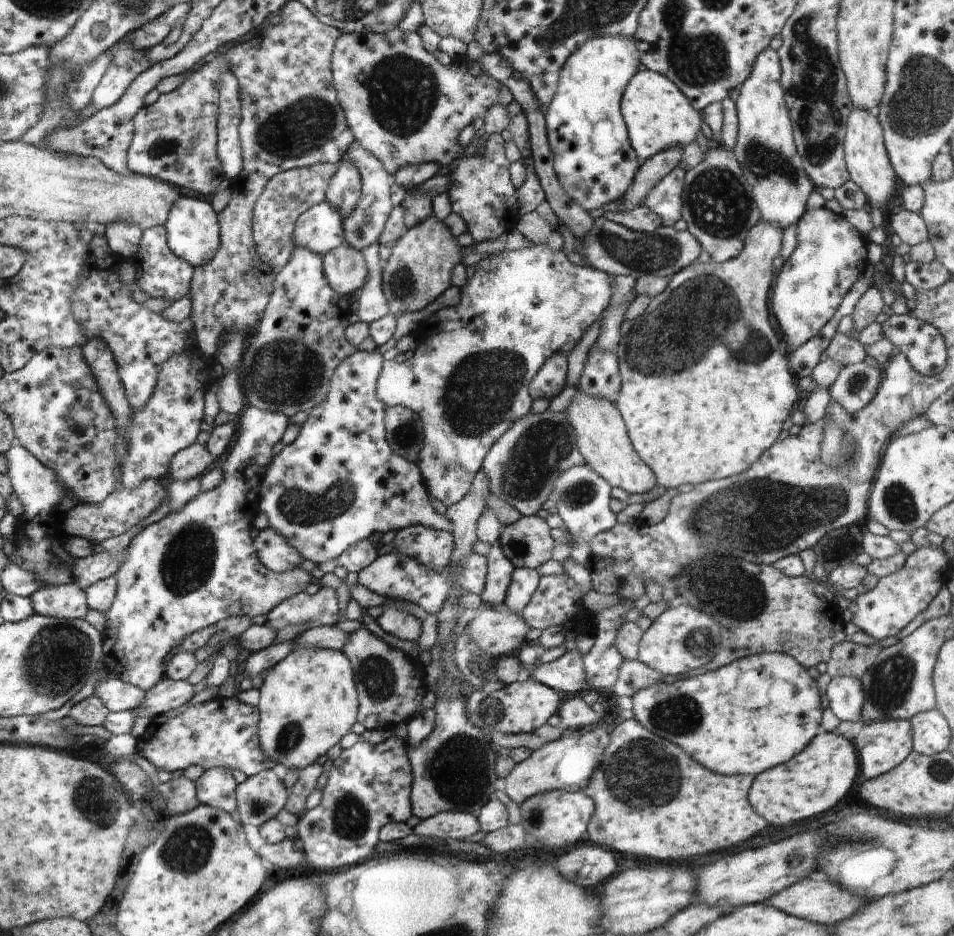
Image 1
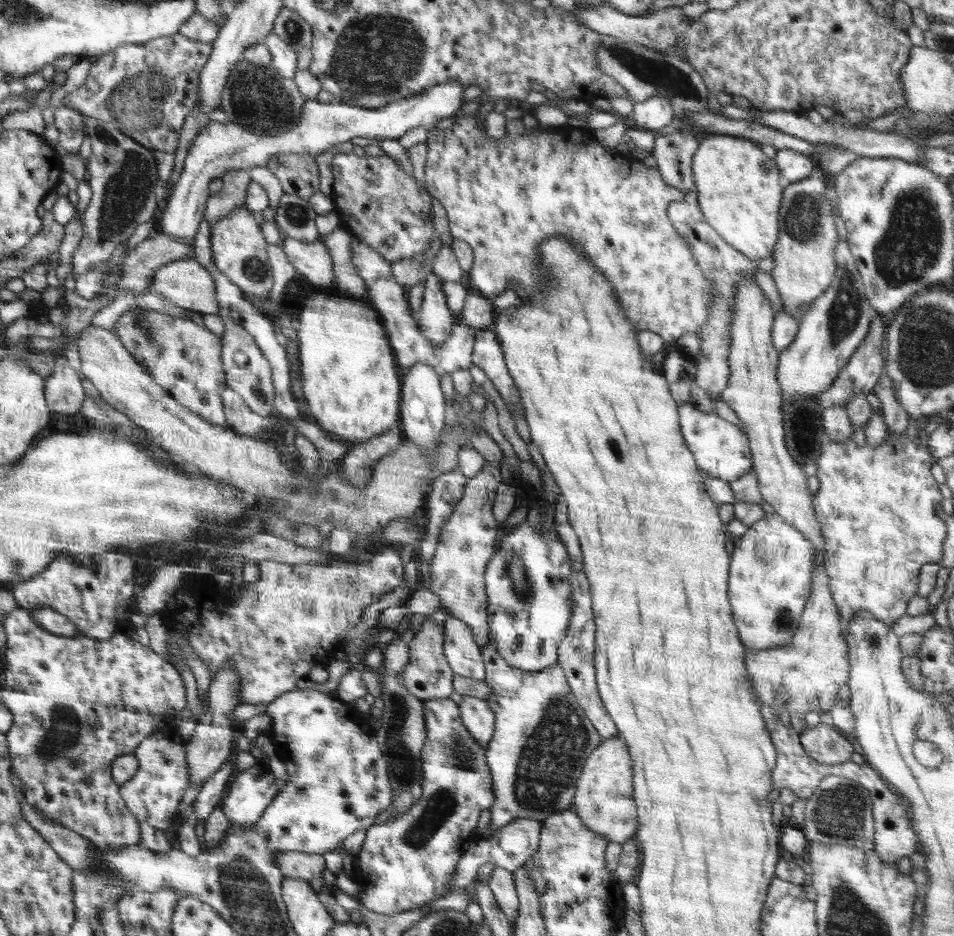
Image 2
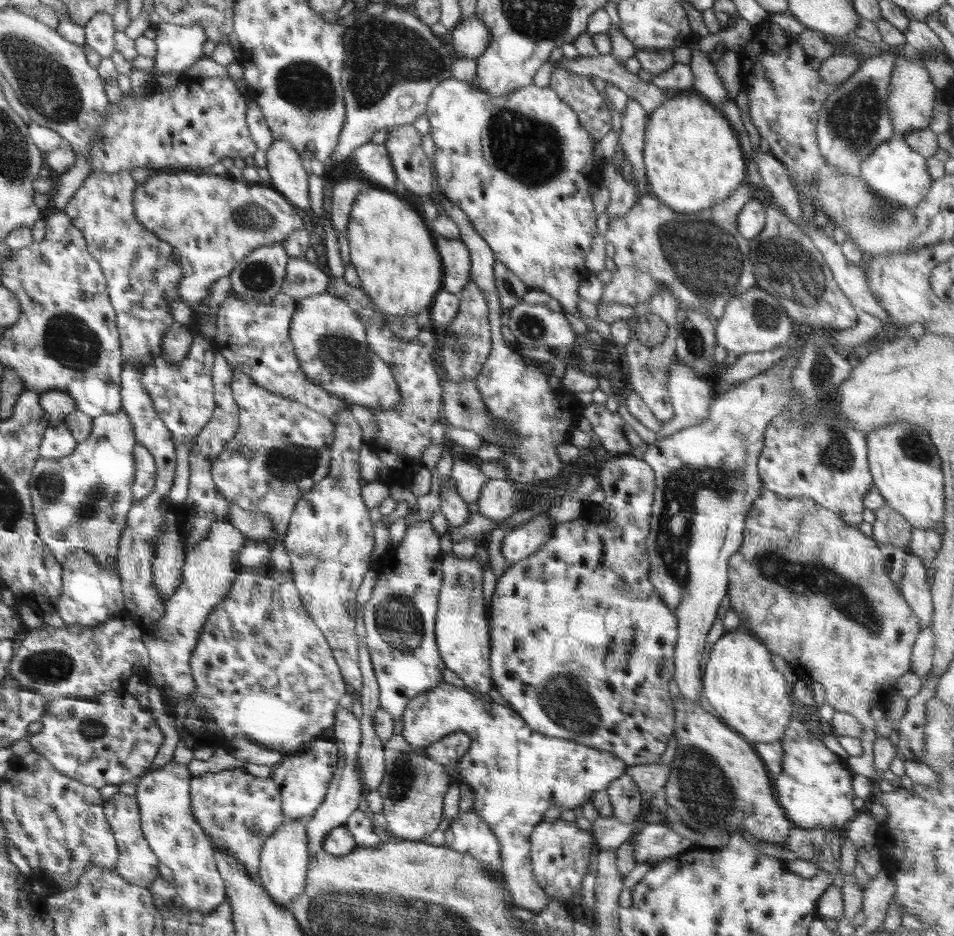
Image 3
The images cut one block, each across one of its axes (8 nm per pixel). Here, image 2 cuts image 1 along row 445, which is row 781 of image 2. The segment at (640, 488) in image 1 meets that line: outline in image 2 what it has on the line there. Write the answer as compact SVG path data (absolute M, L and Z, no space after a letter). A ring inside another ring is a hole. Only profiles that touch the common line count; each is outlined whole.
M620 737L602 740L592 751L576 783L574 799L578 818L586 828L609 842L622 844L634 838L638 830L638 814L633 796L632 758L626 742Z

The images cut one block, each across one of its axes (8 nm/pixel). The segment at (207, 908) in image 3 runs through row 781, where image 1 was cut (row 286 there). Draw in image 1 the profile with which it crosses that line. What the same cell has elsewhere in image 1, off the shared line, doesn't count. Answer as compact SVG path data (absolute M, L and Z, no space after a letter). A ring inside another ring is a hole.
M158 225L143 230L138 252L135 254L135 287L152 298L162 298L176 302L189 294L194 267L178 258L168 246L165 225Z

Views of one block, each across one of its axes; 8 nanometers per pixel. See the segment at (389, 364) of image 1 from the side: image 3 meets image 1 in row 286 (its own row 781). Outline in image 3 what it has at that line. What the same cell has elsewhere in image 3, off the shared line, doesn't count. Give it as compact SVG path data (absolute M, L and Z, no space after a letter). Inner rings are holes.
M442 682L434 688L425 690L423 693L418 694L406 705L403 712L403 730L401 735L405 738L405 741L413 748L425 748L438 742L441 738L448 736L452 733L466 733L469 734L471 738L470 748L466 751L466 754L458 760L456 763L457 770L459 770L459 776L463 783L468 784L475 794L473 811L477 814L489 827L490 830L496 835L498 843L500 846L500 853L502 854L502 875L504 875L504 880L506 880L506 886L508 892L511 894L511 900L513 905L526 909L533 913L538 913L549 904L550 897L543 892L542 888L538 886L532 874L532 866L530 866L530 835L534 830L534 827L542 822L544 819L544 812L548 808L558 808L560 811L563 810L574 810L578 806L582 806L585 802L588 802L593 797L593 794L598 790L605 790L605 788L613 781L616 780L620 775L624 774L627 764L617 756L610 754L608 752L602 752L594 747L584 746L583 744L578 744L573 740L566 740L563 738L554 738L552 736L546 736L545 734L540 734L535 730L532 730L530 726L524 722L524 719L512 708L500 705L495 701L484 701L480 696L474 693L466 691L464 688L456 687L452 684Z

